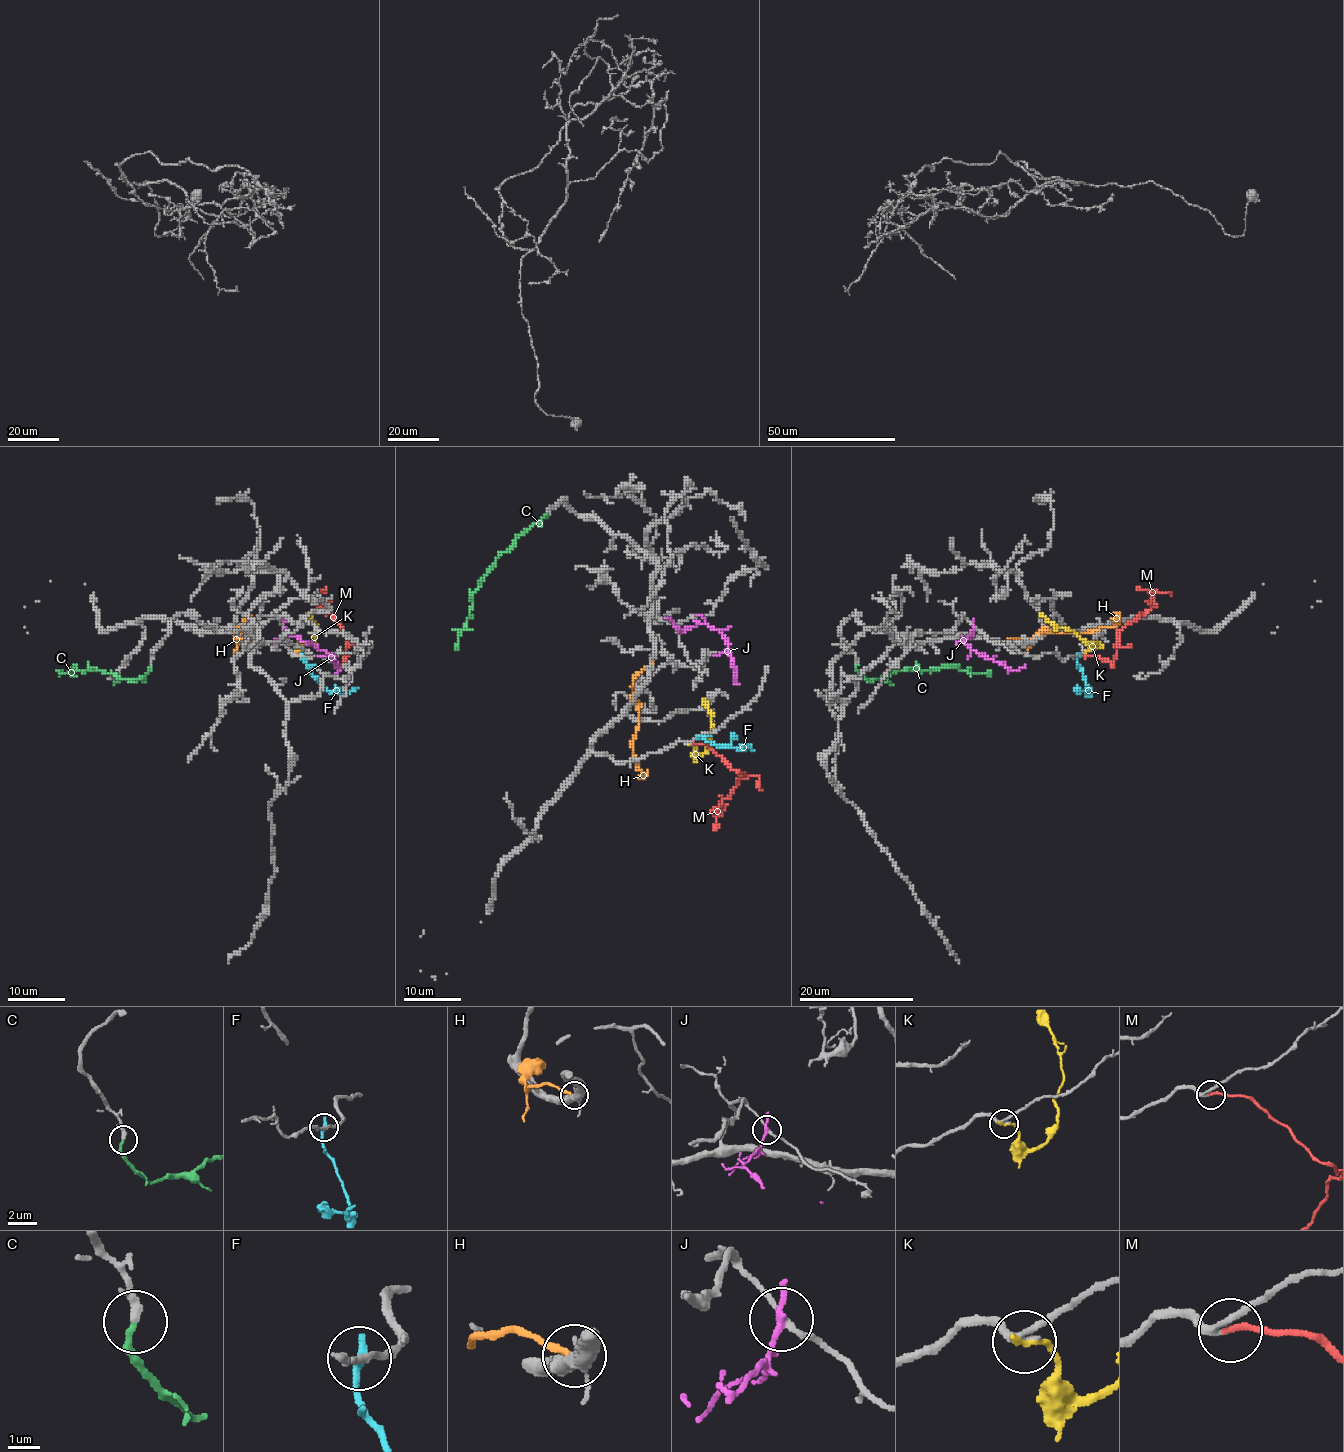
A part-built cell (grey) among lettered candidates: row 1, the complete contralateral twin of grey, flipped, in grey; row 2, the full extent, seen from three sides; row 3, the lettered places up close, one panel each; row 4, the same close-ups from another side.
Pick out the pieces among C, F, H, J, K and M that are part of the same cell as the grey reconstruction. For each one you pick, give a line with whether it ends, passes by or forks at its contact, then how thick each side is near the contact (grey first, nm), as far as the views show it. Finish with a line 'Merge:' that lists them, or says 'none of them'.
C: it ends there; 260 nm thick on the grey side, 180 nm on the other
M: it ends there; 190 nm thick on the grey side, 190 nm on the other
Merge: C, M

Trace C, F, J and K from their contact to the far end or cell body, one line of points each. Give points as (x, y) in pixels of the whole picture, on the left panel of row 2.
C: (150, 664), (142, 677), (127, 681), (97, 668), (84, 671), (75, 669), (75, 665), (60, 674), (61, 669)
F: (302, 657), (308, 671), (328, 691), (350, 692), (357, 687)
J: (284, 626), (288, 635), (309, 642), (332, 658), (338, 669), (342, 665)
K: (292, 654), (302, 644), (314, 639), (312, 634), (317, 629), (305, 613)

